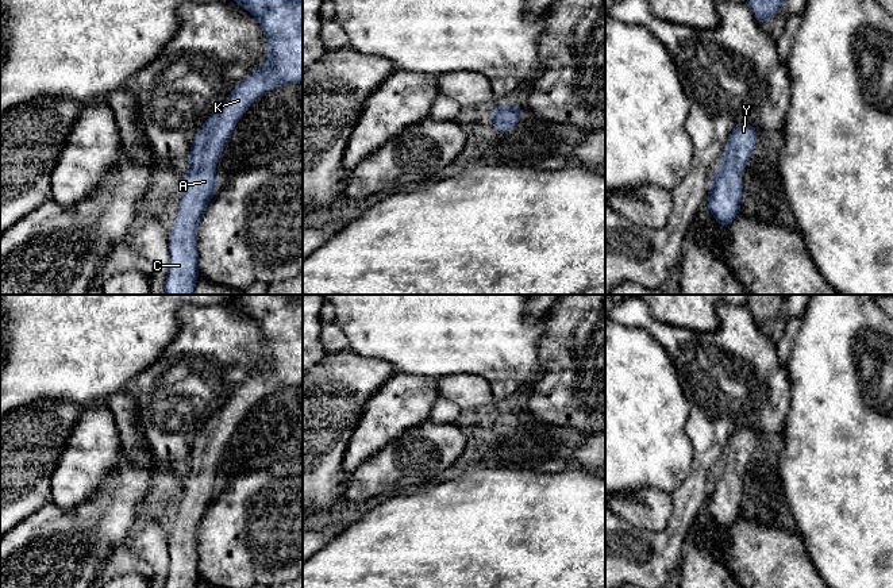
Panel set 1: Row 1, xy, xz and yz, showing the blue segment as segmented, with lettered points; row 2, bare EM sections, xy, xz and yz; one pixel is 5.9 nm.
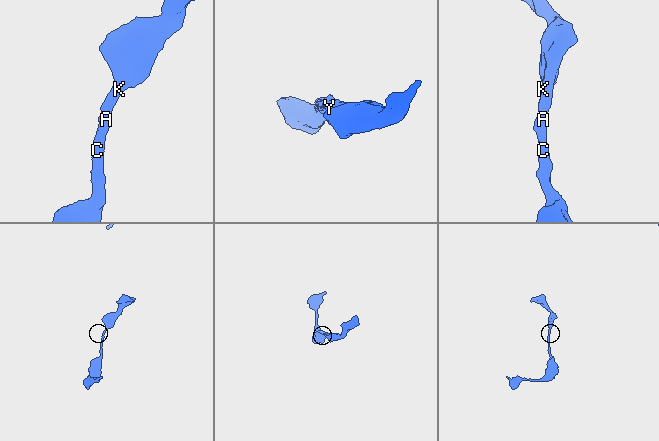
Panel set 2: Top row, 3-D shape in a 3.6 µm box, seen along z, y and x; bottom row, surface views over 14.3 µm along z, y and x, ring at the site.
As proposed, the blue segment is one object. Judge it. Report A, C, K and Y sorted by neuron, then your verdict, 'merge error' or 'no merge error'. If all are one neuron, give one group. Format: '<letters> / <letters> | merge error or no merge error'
A C K Y | no merge error

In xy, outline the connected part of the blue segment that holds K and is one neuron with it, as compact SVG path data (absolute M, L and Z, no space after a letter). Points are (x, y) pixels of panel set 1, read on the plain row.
M238 295L228 301L257 320L266 339L265 354L269 361L232 392L192 443L188 458L189 472L184 476L182 500L169 537L169 573L165 588L196 588L199 583L199 524L216 496L218 462L242 418L254 404L277 389L303 385L303 295Z

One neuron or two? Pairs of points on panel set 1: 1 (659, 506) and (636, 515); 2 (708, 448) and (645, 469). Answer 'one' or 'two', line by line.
1: one
2: two

